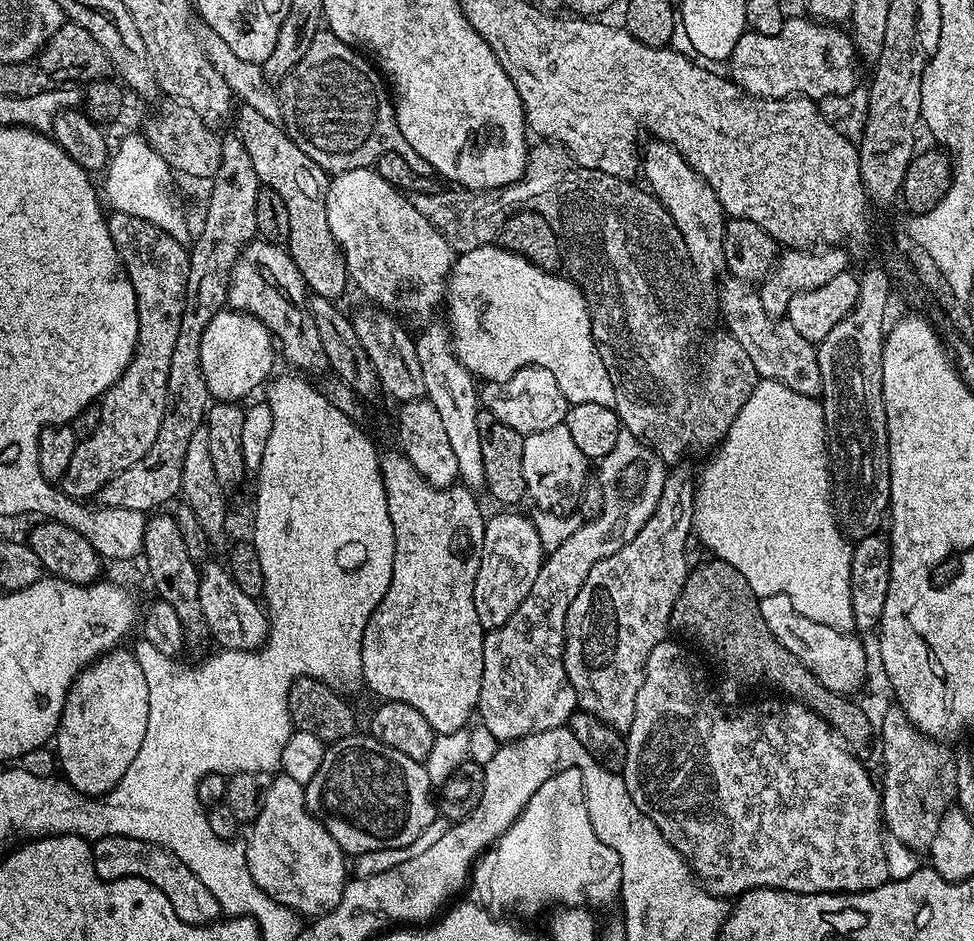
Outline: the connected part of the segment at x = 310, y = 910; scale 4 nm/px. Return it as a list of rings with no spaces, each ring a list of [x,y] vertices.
[[[277,775],[270,790],[266,790],[266,802],[262,802],[262,810],[258,818],[252,821],[250,831],[252,833],[246,839],[248,869],[254,882],[258,882],[258,886],[274,902],[286,906],[292,912],[300,913],[304,918],[327,916],[340,906],[344,886],[350,876],[347,866],[344,865],[346,854],[338,846],[338,842],[334,842],[334,838],[324,829],[319,819],[308,811],[303,784],[294,782],[294,778],[289,776]]]

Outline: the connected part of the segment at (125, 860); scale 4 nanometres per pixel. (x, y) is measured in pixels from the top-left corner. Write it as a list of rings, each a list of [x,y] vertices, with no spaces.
[[[107,836],[92,844],[92,861],[102,880],[137,876],[158,886],[158,890],[166,894],[170,906],[174,906],[174,914],[178,914],[182,922],[211,924],[221,919],[222,913],[214,894],[210,894],[210,890],[206,890],[206,886],[198,882],[195,874],[178,857],[172,856],[164,848],[159,848],[157,844],[138,838]]]

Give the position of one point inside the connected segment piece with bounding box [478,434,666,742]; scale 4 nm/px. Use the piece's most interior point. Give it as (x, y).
(525, 690)

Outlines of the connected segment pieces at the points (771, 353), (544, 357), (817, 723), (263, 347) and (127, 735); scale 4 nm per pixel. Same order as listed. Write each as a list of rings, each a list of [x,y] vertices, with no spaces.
[[[725,279],[725,284],[720,288],[720,316],[724,319],[727,335],[733,336],[746,350],[746,355],[750,357],[750,362],[754,362],[754,370],[760,380],[773,380],[782,386],[790,386],[798,394],[804,394],[813,398],[820,396],[822,386],[822,374],[818,370],[817,345],[813,341],[802,338],[794,326],[790,326],[787,319],[777,318],[766,314],[762,310],[762,298],[759,291],[753,285],[744,283],[743,280]]]
[[[495,243],[484,244],[478,250],[461,252],[455,257],[452,272],[448,275],[446,323],[452,334],[452,345],[456,351],[456,357],[462,362],[462,366],[466,366],[468,372],[471,372],[473,376],[481,381],[503,382],[510,379],[520,368],[545,368],[550,370],[550,374],[554,374],[554,382],[558,382],[558,386],[562,390],[564,397],[568,399],[569,405],[581,404],[582,402],[598,402],[598,406],[606,406],[606,400],[609,400],[614,405],[614,382],[610,382],[610,374],[596,349],[596,343],[592,337],[586,298],[578,285],[567,275],[557,274],[556,272],[543,272],[542,269],[534,266],[526,258],[522,258],[513,252],[507,252],[505,248],[499,247]]]
[[[666,638],[650,650],[650,658],[646,662],[646,670],[642,678],[642,686],[638,686],[638,698],[634,698],[634,722],[628,727],[626,739],[626,762],[624,763],[623,778],[626,790],[660,828],[674,850],[688,861],[688,867],[707,887],[713,896],[721,898],[738,898],[743,892],[752,888],[781,888],[787,892],[802,894],[818,894],[819,892],[865,892],[888,883],[890,870],[886,866],[886,836],[882,831],[882,792],[872,781],[870,773],[864,769],[864,764],[855,751],[849,750],[842,743],[832,727],[826,723],[817,712],[812,712],[805,704],[787,698],[772,698],[765,708],[756,708],[752,716],[724,716],[722,709],[716,705],[710,689],[704,685],[704,676],[698,665],[692,661],[692,656],[683,648],[683,643]]]
[[[235,310],[214,314],[214,318],[210,318],[210,326],[206,326],[202,334],[200,359],[209,397],[216,402],[240,402],[255,388],[263,389],[273,375],[272,363],[276,356],[278,360],[273,334],[257,316]]]
[[[113,650],[92,661],[77,676],[56,728],[54,751],[63,779],[84,796],[105,796],[130,770],[130,762],[146,738],[150,690],[131,651]]]

